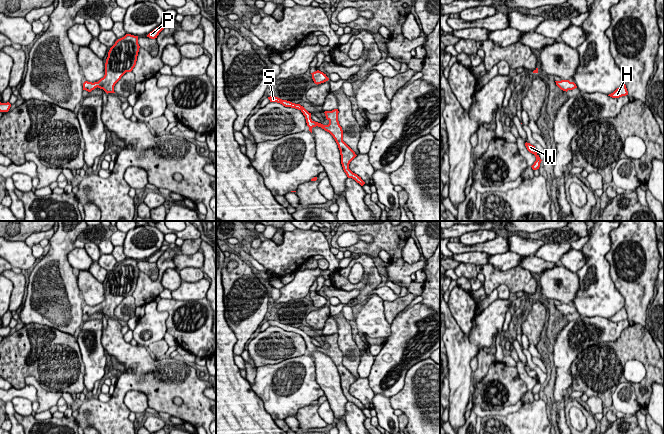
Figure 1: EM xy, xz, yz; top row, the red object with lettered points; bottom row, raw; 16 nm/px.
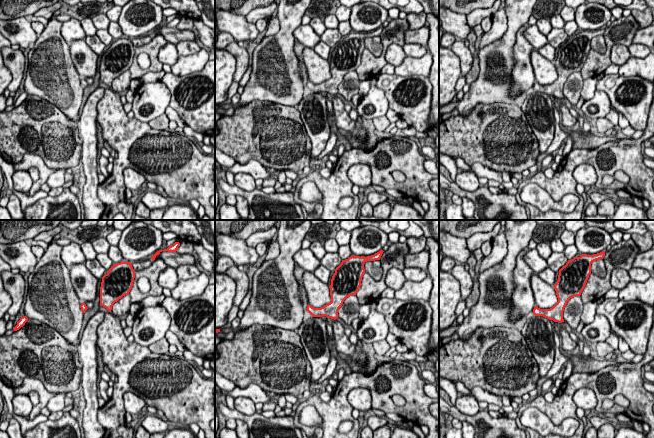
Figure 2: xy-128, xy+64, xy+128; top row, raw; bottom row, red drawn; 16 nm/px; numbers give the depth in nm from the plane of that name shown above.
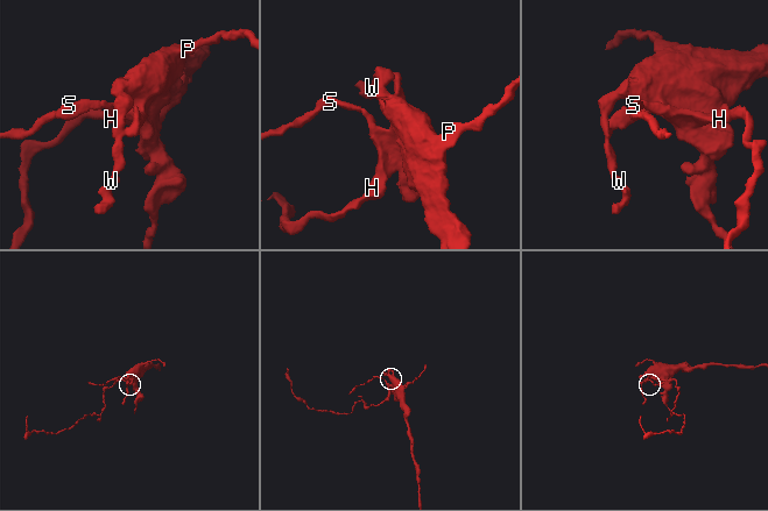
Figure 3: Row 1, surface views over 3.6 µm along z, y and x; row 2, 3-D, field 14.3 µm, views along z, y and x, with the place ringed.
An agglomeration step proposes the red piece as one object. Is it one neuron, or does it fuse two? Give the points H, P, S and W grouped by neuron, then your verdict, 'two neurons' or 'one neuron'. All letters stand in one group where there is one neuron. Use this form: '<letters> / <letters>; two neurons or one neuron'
H P S W; one neuron

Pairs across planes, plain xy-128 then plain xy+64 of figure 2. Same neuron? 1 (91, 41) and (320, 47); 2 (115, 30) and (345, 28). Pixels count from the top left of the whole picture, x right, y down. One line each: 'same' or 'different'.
1: same
2: same

